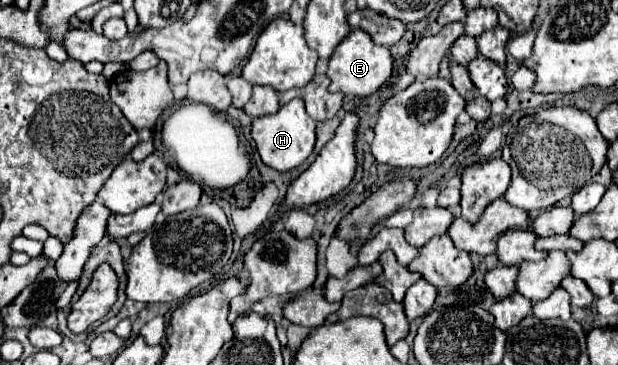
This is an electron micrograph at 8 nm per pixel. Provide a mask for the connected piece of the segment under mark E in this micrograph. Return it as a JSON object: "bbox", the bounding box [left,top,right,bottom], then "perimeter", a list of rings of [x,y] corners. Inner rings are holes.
{"bbox":[327,30,393,96],"perimeter":[[[351,30],[347,38],[335,48],[335,56],[329,58],[327,76],[331,78],[331,92],[353,94],[353,96],[369,96],[379,90],[379,86],[391,76],[393,58],[389,48],[375,44],[369,34],[363,30]]]}

